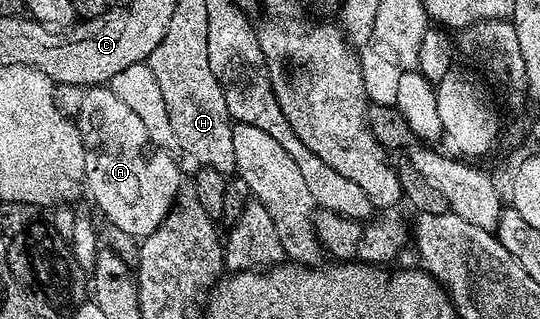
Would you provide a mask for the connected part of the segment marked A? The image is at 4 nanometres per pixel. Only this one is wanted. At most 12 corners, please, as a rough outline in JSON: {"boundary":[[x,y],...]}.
{"boundary":[[107,86],[79,100],[85,188],[116,231],[153,234],[179,168]]}

